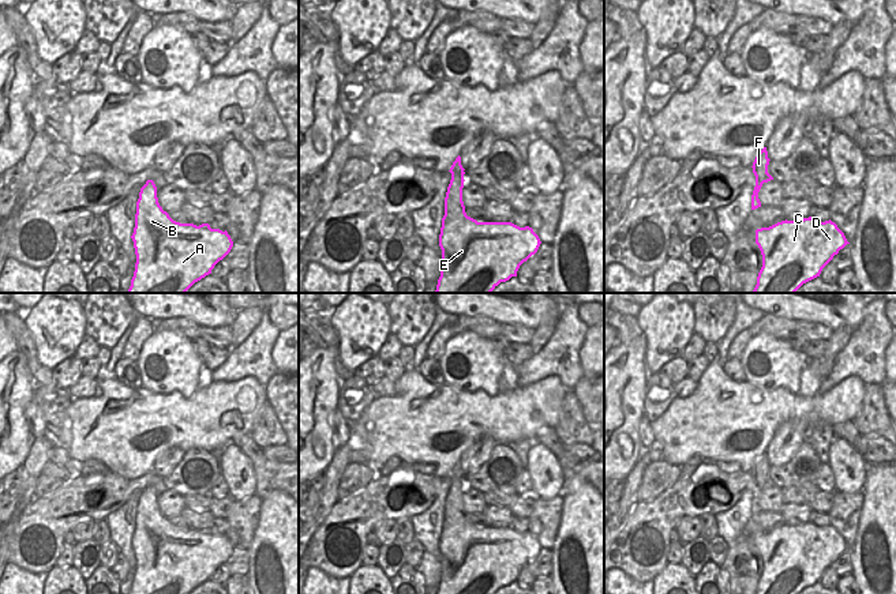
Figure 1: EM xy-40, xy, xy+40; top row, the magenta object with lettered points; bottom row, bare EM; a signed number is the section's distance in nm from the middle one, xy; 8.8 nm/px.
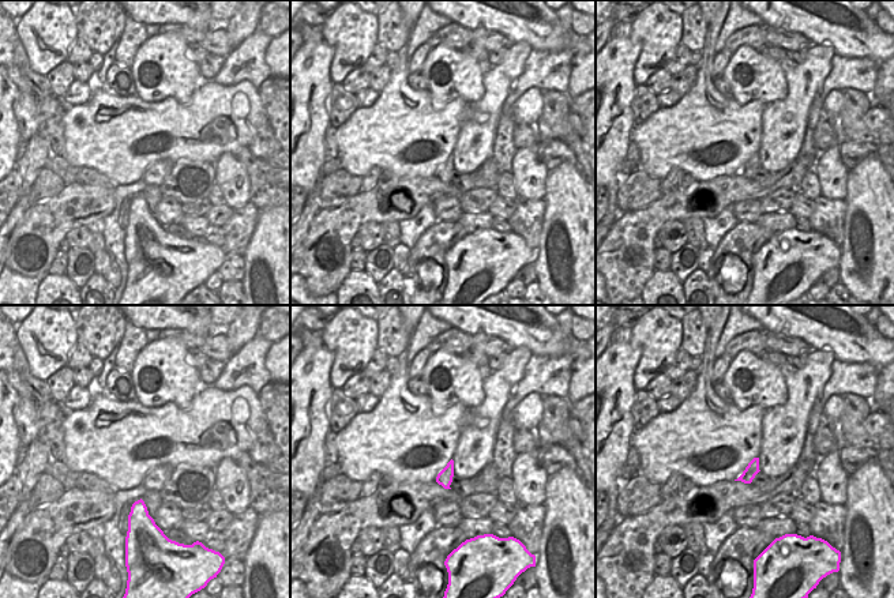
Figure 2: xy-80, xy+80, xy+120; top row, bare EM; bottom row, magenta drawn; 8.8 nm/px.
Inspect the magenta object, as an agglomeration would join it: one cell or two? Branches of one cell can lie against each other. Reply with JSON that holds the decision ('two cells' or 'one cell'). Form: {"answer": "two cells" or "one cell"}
{"answer": "one cell"}

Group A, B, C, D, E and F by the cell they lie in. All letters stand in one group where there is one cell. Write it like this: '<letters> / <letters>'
A B C D E F

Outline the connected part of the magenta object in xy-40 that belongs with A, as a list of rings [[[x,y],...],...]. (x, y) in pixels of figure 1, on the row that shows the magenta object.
[[[153,180],[140,188],[131,238],[136,263],[128,293],[185,293],[233,247],[226,230],[173,221],[160,206]]]

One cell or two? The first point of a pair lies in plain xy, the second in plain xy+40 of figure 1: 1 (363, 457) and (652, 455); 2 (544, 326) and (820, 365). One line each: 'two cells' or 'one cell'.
1: one cell
2: one cell

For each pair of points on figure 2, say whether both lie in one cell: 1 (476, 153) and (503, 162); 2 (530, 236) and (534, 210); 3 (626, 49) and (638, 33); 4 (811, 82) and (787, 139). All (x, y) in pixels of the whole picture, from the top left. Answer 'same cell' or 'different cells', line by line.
1: different cells
2: same cell
3: different cells
4: same cell

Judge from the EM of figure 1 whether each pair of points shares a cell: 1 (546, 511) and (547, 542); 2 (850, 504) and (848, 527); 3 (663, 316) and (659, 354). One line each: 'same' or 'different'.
1: same
2: same
3: same

